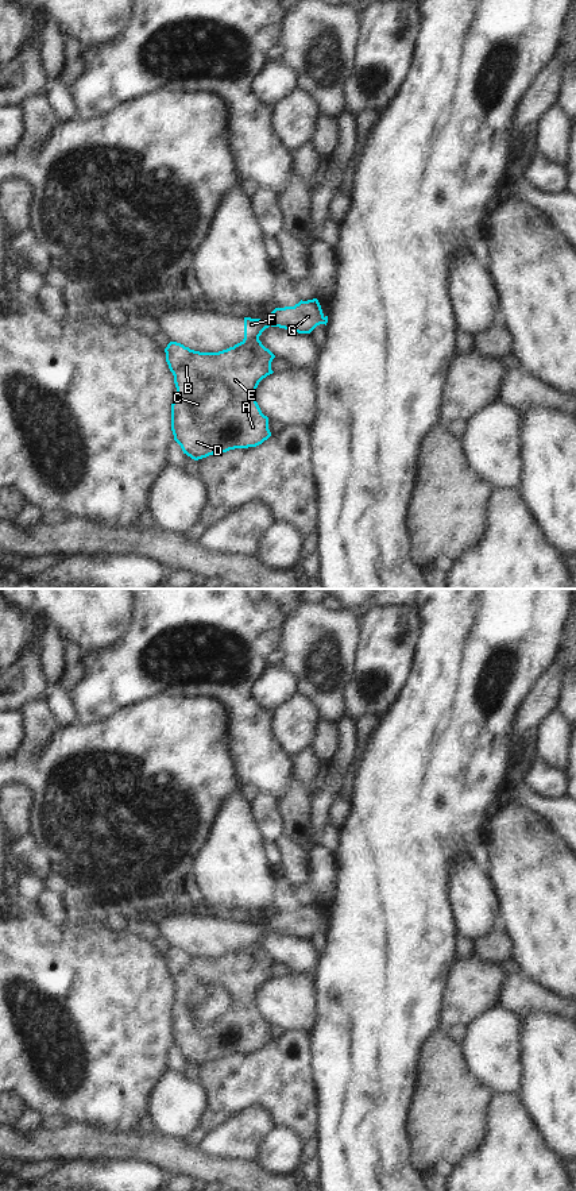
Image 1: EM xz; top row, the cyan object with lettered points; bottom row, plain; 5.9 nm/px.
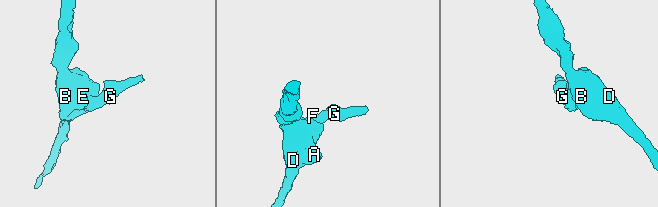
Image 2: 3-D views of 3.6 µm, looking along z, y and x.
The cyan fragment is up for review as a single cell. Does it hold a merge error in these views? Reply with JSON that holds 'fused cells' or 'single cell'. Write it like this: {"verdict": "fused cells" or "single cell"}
{"verdict": "fused cells"}

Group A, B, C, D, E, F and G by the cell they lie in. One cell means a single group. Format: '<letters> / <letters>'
A B C D E / F G

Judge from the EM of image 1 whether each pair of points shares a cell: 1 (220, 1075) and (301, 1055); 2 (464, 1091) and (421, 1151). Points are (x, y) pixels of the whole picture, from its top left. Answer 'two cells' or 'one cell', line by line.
1: one cell
2: one cell

